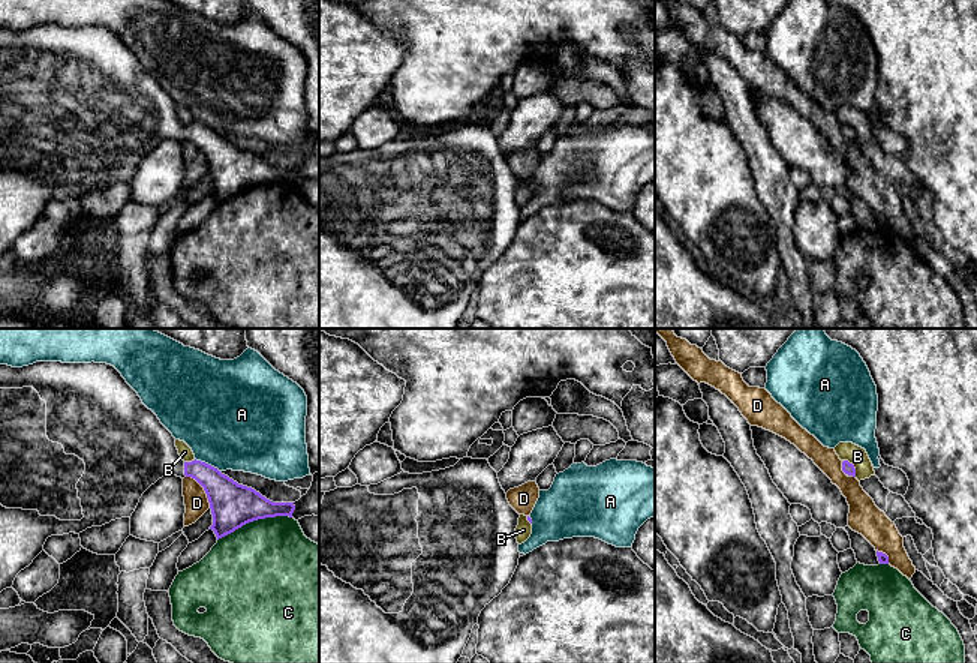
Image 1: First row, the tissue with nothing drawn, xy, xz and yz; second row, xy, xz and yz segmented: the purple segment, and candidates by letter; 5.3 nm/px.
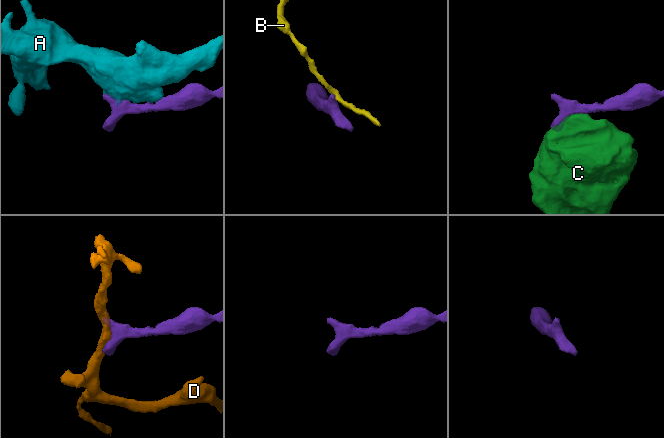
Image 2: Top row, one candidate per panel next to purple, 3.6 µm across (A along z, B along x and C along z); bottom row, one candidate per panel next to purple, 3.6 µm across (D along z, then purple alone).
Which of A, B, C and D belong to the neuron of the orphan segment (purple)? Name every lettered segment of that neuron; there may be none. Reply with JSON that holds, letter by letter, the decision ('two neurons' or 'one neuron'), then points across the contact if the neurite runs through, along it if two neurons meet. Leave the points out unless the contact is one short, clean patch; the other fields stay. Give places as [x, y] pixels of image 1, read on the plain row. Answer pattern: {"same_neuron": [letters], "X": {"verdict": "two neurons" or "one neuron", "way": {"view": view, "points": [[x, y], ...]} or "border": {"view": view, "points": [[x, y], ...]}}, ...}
{"same_neuron": [], "A": {"verdict": "two neurons"}, "B": {"verdict": "two neurons", "border": {"view": "yz", "points": [[844, 123], [853, 129], [856, 140]]}}, "C": {"verdict": "two neurons"}, "D": {"verdict": "two neurons"}}

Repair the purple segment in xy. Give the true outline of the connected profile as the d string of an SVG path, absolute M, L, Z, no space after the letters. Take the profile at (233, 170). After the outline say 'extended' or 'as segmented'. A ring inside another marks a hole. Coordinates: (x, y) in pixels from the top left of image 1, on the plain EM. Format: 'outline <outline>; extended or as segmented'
outline M36 26L22 32L0 28L0 256L43 214L51 200L79 198L91 190L130 182L142 158L165 140L192 141L205 154L217 204L243 189L289 180L294 166L273 166L252 152L238 148L217 132L184 126L175 102L148 74L121 38L106 27Z; extended

